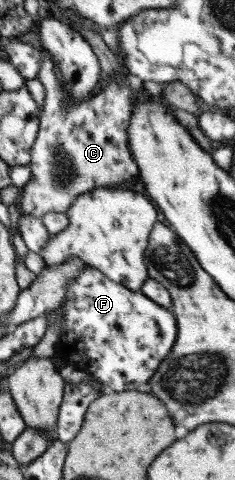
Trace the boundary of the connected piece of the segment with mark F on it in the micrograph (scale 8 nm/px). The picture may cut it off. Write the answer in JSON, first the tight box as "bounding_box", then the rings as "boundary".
{"bounding_box":[46,267,176,392],"boundary":[[[82,267],[72,281],[66,281],[64,297],[56,309],[46,311],[46,326],[58,324],[58,337],[54,344],[54,356],[64,365],[80,368],[113,392],[134,390],[136,386],[150,380],[156,367],[166,358],[176,340],[176,320],[170,310],[166,310],[146,298],[139,290],[131,291],[103,276],[94,267]]]}

